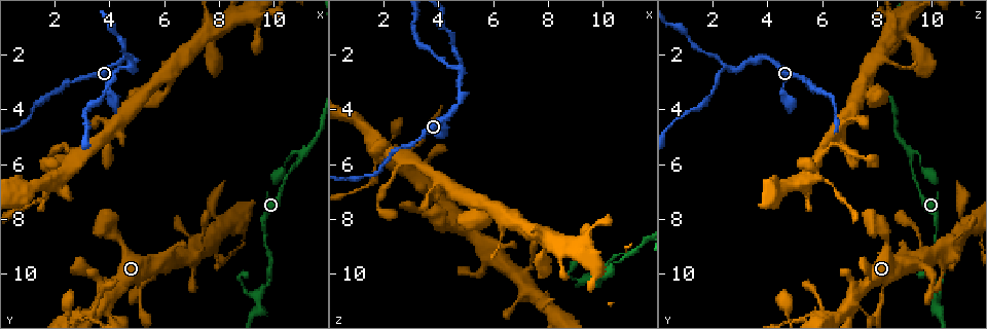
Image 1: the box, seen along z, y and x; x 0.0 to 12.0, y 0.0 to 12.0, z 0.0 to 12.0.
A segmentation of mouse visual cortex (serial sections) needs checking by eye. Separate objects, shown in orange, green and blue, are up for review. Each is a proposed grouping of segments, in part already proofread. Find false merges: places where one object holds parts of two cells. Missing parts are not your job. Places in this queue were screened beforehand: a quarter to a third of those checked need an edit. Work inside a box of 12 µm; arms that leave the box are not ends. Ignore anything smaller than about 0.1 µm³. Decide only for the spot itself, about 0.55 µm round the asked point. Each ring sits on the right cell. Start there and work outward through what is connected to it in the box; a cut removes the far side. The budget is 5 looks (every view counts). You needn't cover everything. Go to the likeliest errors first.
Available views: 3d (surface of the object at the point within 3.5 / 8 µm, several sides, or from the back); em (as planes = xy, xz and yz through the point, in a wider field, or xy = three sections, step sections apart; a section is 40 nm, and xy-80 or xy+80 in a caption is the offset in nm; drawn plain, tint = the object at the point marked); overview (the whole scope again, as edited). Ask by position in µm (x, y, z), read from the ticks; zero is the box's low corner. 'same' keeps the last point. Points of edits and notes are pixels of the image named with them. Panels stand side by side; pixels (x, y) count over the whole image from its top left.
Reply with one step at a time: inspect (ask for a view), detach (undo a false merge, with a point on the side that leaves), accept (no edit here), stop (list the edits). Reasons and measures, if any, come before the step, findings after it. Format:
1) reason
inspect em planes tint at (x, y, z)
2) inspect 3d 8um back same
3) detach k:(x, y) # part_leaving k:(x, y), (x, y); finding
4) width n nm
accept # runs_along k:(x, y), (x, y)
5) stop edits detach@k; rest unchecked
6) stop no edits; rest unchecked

abrupt turn
inspect em xy step 1 tint at (4.8, 2.4, 2.6)

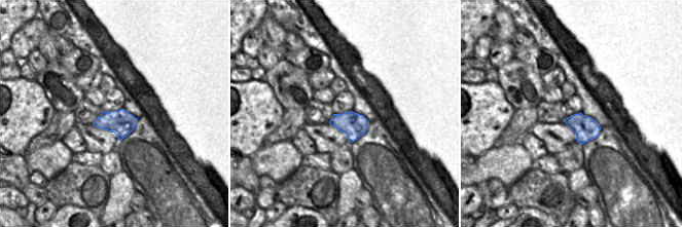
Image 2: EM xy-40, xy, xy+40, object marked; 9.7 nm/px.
inspect 3d 3.5um same

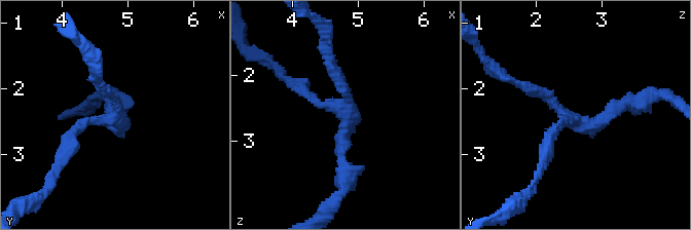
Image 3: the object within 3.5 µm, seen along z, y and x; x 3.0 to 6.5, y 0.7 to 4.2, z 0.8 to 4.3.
arms 3
accept # runs_along 3:(626, 104), (597, 125), (567, 119), (545, 154); continuous, no second cell

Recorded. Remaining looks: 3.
sharp bend
inspect 3d 3.5um at (10.8, 5.9, 9.3)

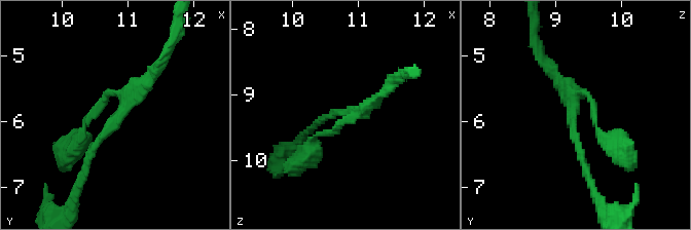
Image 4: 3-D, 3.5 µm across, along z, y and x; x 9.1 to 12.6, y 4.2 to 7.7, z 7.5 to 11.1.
shape alone is not enough
inspect em xy step 5 plain at (10.85, 5.90, 9.25)

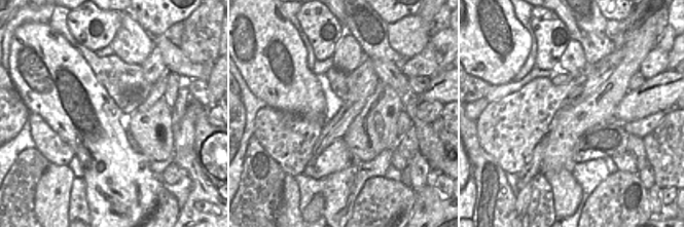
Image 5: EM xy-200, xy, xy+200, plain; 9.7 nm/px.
with the object marked
inspect em xy step 5 tint same

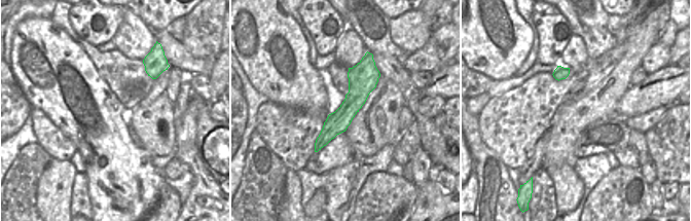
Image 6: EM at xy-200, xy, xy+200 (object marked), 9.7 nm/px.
accept # runs_along 4:(84, 170), (129, 101), (110, 91), (95, 113); all the same cell

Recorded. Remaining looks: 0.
stop no edits; rest unchecked

